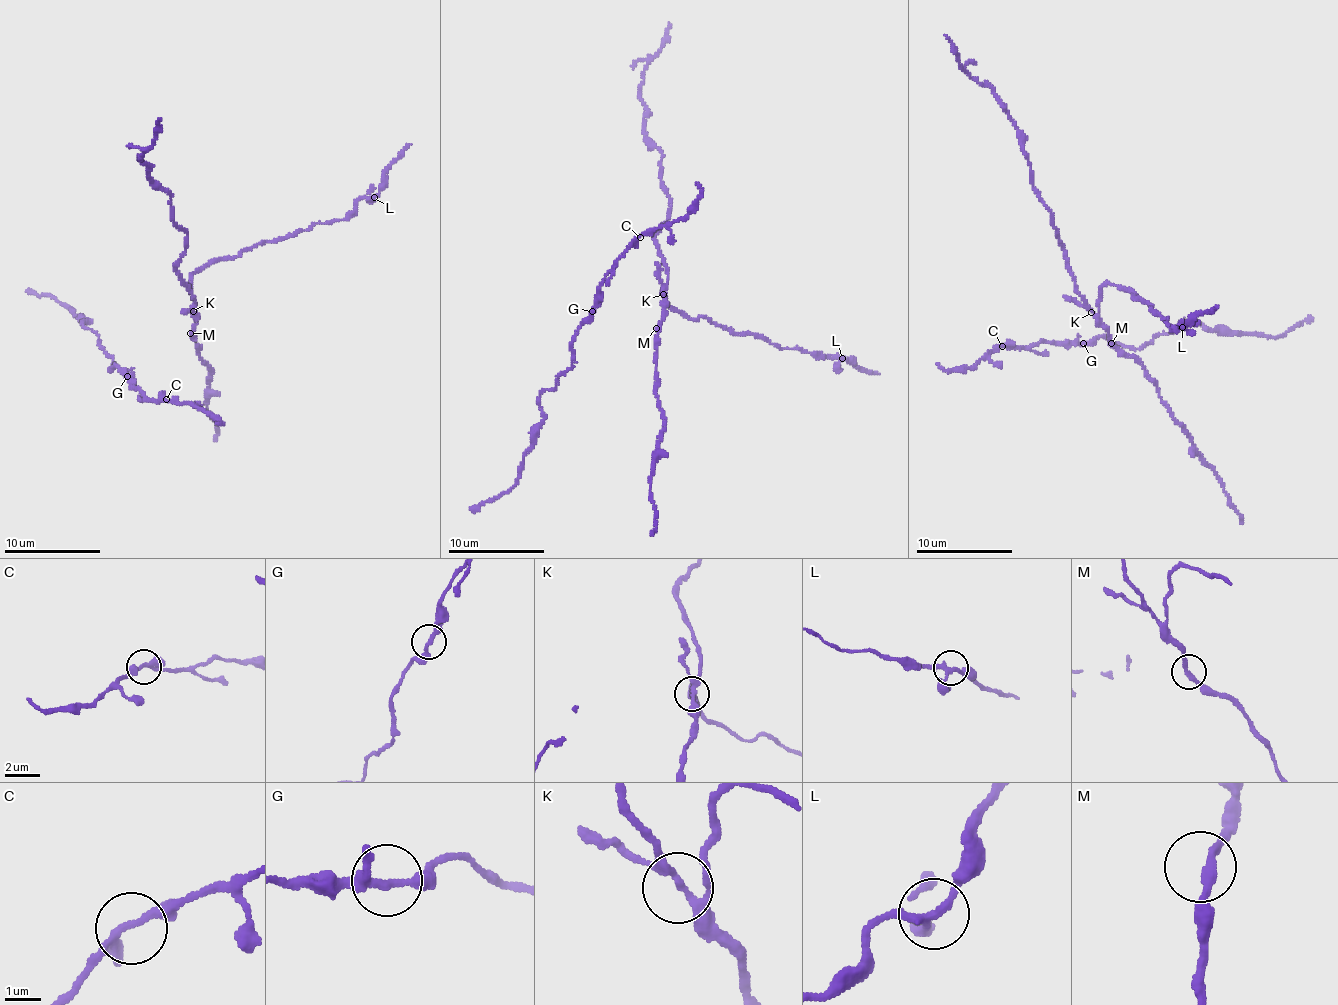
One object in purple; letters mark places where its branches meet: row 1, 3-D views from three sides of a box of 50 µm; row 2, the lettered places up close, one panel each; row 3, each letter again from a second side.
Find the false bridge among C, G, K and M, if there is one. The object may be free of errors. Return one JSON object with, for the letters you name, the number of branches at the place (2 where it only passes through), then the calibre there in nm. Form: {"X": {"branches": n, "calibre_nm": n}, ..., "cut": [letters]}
{"cut": []}

